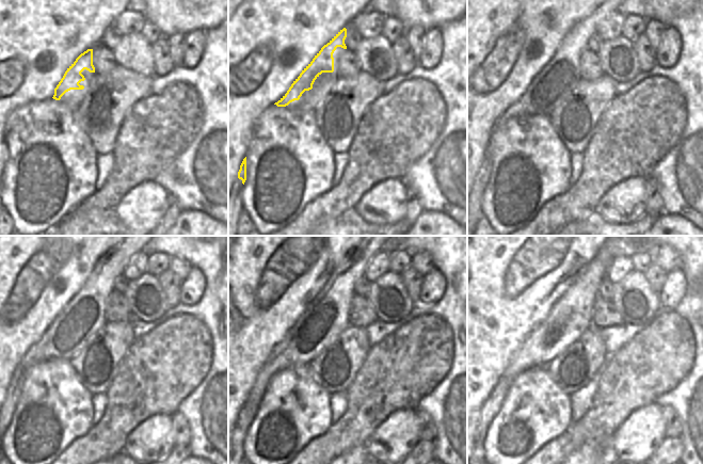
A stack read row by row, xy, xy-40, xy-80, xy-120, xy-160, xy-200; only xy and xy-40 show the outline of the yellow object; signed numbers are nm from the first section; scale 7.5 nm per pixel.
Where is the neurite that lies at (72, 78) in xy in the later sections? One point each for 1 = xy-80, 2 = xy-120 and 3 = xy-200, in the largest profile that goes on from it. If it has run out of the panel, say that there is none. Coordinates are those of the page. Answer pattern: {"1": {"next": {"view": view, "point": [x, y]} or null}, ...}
{"1": {"next": {"view": "xy-80", "point": [578, 36]}}, "2": {"next": {"view": "xy-120", "point": [114, 261]}}, "3": {"next": {"view": "xy-200", "point": [580, 278]}}}

